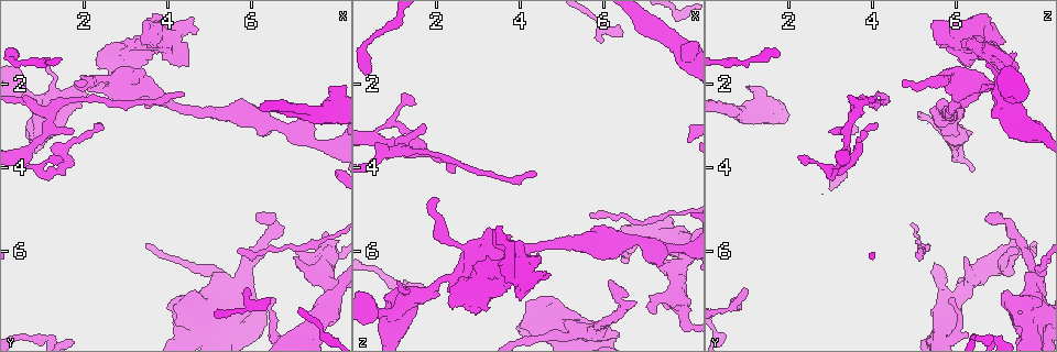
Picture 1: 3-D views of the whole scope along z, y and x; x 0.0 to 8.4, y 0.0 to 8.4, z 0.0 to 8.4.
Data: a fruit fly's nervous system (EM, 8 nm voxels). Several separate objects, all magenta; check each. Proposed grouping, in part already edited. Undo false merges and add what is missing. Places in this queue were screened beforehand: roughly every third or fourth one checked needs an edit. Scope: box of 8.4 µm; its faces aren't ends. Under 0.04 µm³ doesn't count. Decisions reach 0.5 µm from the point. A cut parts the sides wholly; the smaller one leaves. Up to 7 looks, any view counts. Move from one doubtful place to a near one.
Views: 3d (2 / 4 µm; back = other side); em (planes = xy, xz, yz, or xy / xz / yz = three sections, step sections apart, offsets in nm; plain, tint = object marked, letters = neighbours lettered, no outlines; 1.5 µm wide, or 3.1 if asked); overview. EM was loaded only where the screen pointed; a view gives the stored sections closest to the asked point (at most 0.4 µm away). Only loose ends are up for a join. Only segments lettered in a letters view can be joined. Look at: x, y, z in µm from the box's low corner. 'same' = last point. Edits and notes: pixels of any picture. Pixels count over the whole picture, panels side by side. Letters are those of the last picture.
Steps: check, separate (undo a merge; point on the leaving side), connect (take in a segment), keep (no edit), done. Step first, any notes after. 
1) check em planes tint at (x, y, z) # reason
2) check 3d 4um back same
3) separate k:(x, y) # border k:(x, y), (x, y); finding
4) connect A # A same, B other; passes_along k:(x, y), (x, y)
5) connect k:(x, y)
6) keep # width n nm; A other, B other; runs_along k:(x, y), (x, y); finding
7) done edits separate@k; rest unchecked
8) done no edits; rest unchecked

check em xy step 8 tint at (7.95, 6.00, 7.65) # thick turns thin

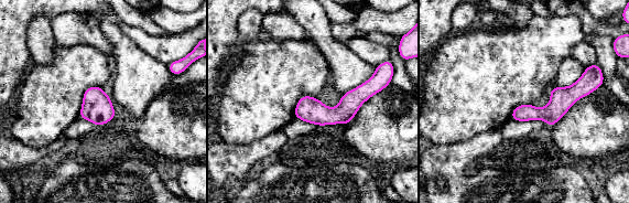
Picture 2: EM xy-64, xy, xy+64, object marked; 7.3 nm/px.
check em planes letters same

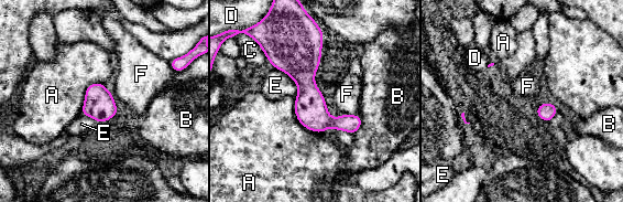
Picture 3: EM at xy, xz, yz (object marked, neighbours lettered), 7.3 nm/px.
keep # A other, B other, C other, D other, E other, F other; border 3:(342, 113), (358, 115); one neuron here

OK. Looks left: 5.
check 3d 4um at (6.10, 5.25, 6.65) # branch stops here

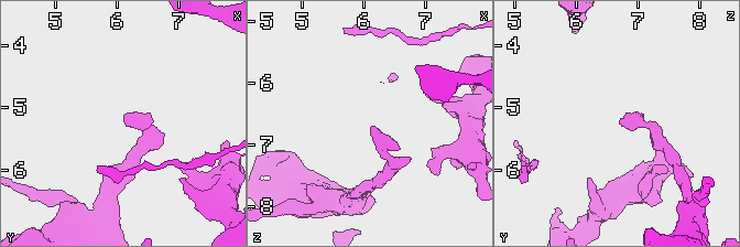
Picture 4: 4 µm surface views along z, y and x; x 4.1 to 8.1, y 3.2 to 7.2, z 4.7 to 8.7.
check em planes letters at (6.15, 5.25, 6.70)

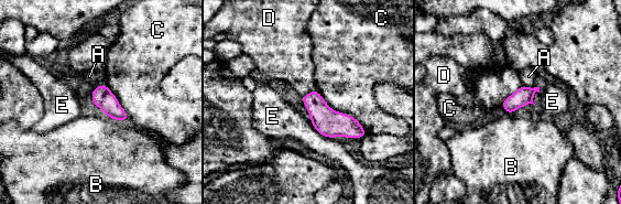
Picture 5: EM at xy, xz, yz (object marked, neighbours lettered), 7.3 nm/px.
keep # A other, B other, C other, D other, E other; border 5:(522, 85), (509, 95), (500, 107); no lettered segment goes on from it

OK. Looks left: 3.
check em planes letters at (2.05, 1.95, 4.80) # an open end

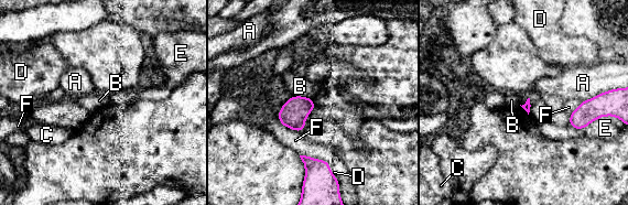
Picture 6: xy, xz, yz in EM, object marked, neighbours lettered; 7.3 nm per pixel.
keep # A other, B other, C other, D other, E other, F other; border 6:(605, 90), (581, 101); none of them fits

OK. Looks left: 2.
done no edits; rest unchecked

